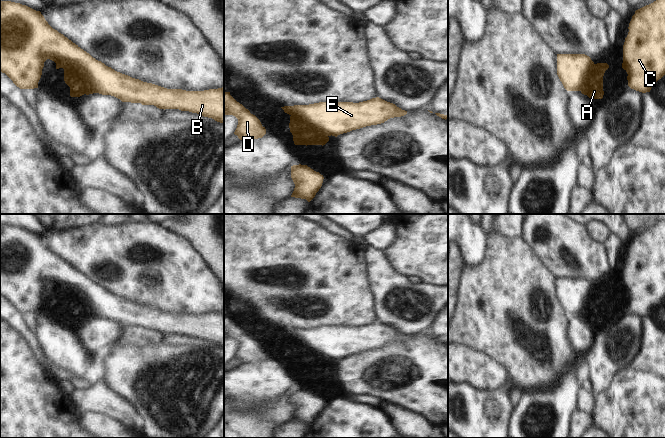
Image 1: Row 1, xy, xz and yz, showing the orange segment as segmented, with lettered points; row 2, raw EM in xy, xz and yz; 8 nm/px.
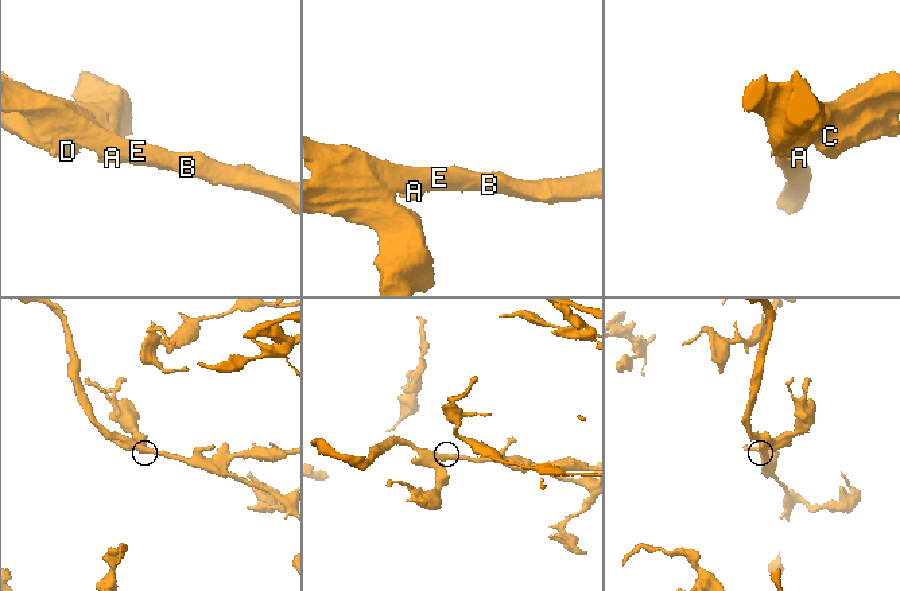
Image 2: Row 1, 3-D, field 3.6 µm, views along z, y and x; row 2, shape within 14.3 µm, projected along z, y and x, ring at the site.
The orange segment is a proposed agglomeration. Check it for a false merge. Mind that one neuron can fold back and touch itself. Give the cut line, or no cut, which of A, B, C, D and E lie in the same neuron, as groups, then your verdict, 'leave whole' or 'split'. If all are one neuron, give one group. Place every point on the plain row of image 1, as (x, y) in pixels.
no cut | A B C D E | leave whole

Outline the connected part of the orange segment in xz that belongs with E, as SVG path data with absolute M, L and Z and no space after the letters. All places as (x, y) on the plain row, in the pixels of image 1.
M379 321L367 325L319 326L281 331L290 339L289 352L295 369L325 369L329 361L384 347L407 338Z

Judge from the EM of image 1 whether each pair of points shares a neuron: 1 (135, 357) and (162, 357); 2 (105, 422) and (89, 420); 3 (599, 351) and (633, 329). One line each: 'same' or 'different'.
1: same
2: same
3: same

